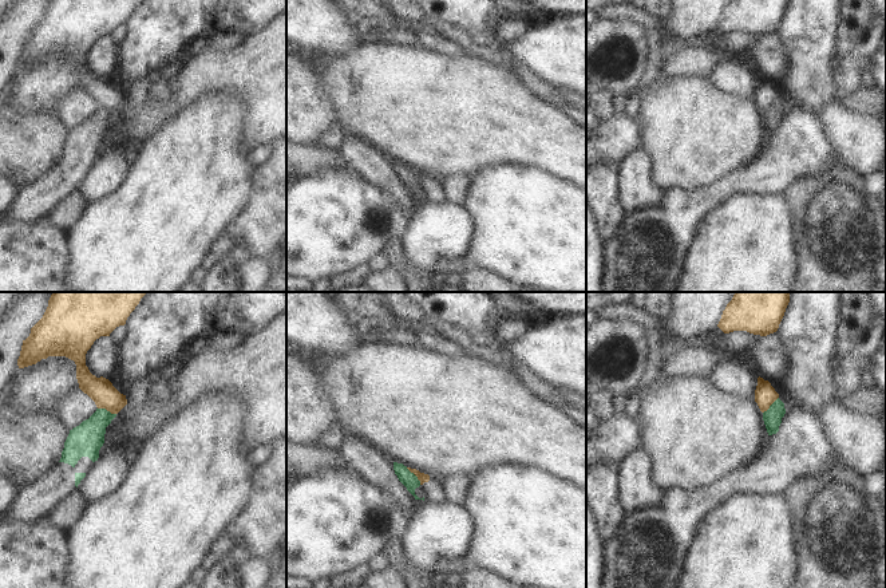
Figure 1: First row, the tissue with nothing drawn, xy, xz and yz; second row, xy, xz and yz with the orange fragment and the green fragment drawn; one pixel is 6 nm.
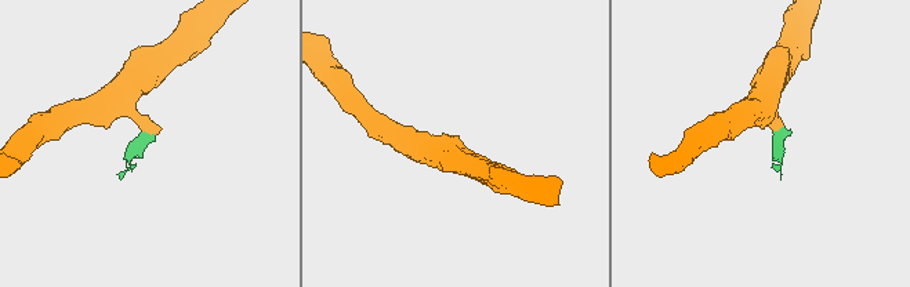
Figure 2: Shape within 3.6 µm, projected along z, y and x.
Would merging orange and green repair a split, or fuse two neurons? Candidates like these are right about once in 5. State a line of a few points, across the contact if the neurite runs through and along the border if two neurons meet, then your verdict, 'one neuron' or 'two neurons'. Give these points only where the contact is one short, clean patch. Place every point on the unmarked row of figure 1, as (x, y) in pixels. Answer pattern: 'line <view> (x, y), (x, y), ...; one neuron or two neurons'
line xy (98, 107), (105, 107), (115, 114); two neurons

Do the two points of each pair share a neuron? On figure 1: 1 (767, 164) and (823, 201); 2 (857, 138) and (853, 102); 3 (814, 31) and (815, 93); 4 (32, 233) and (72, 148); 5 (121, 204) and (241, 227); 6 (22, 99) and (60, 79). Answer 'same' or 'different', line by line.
1: different
2: different
3: same
4: different
5: different
6: same

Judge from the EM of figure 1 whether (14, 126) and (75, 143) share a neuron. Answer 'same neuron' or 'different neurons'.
different neurons

